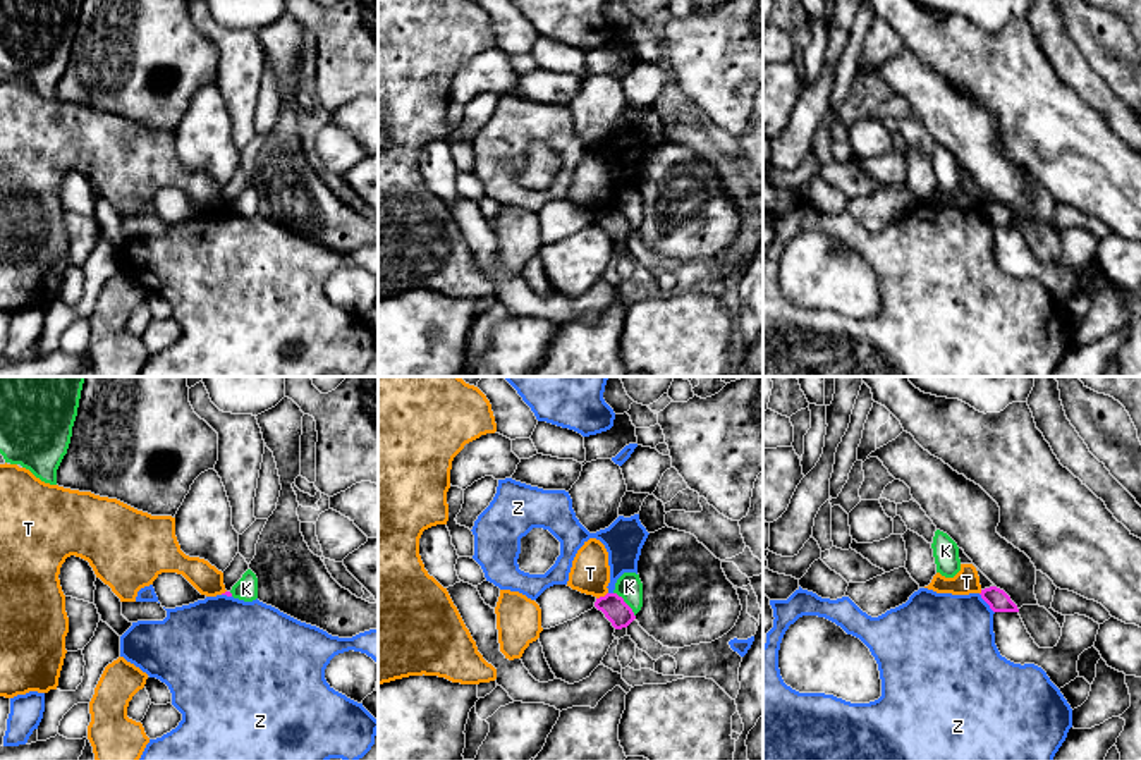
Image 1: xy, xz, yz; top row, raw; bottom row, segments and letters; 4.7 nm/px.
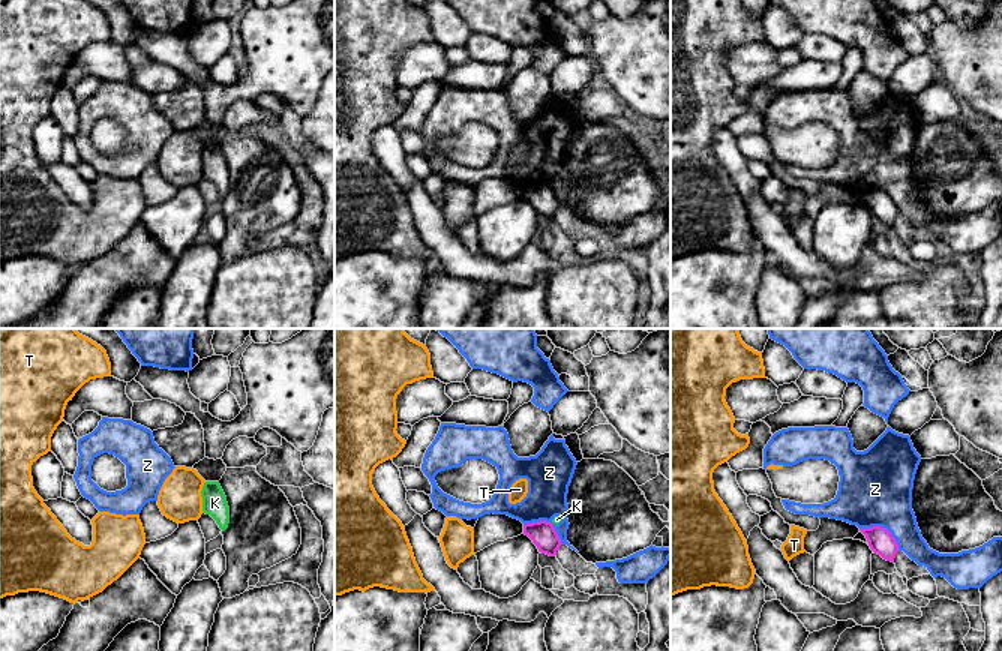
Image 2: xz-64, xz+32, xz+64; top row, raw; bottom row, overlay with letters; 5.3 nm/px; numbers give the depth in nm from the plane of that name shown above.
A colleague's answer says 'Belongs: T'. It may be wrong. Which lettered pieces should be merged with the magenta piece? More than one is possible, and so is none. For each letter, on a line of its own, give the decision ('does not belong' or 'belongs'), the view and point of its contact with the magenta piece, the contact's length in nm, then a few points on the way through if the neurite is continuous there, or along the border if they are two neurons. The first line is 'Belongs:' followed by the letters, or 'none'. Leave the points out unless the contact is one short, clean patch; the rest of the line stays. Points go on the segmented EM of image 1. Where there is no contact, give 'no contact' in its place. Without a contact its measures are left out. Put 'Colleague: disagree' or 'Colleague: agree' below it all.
Belongs: none
K: does not belong | xz (626, 604) | 160 nm
T: does not belong | xz (602, 597) | 70 nm | along xz (607, 592), (597, 599)
Z: does not belong | yz (987, 602) | 120 nm
Colleague: disagree

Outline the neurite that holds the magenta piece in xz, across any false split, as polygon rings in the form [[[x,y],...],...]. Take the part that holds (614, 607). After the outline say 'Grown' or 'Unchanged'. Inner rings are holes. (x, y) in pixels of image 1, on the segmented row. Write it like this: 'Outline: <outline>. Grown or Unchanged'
Outline: [[[617,593],[596,598],[595,607],[605,614],[615,629],[627,628],[636,619],[632,609]]]. Unchanged

